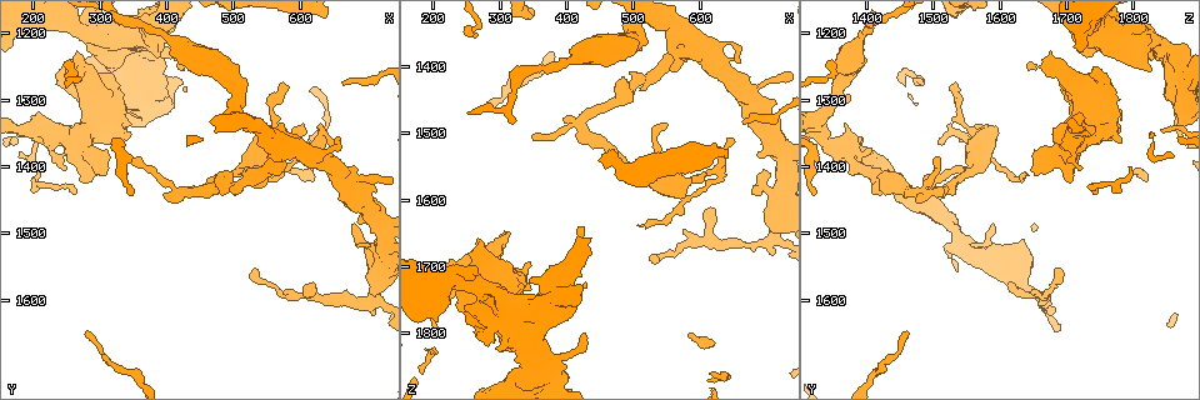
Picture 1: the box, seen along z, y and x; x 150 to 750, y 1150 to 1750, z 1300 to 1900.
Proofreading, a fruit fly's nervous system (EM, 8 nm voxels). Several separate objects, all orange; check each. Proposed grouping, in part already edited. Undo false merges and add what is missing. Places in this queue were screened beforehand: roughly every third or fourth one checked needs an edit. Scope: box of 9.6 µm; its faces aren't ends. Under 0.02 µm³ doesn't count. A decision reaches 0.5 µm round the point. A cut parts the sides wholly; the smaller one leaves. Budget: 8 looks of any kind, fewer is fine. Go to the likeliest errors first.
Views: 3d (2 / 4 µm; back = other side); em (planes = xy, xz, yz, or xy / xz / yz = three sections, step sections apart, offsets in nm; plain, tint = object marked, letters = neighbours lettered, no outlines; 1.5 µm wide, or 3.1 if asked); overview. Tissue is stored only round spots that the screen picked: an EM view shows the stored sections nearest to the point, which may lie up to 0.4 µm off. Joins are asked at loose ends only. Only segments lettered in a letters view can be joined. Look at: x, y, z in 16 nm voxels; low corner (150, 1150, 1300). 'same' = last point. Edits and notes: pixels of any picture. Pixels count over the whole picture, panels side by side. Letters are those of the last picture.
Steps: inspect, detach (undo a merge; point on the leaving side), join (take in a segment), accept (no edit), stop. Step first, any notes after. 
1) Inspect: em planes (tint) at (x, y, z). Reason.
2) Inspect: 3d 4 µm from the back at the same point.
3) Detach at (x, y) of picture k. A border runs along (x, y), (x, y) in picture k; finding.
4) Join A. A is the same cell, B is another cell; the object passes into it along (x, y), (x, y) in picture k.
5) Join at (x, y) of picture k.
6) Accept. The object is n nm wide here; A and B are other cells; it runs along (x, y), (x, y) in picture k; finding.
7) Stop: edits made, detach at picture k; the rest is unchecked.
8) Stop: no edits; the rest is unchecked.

Inspect: em yz step 8 (letters) at (270, 1250, 1660). Thick end.

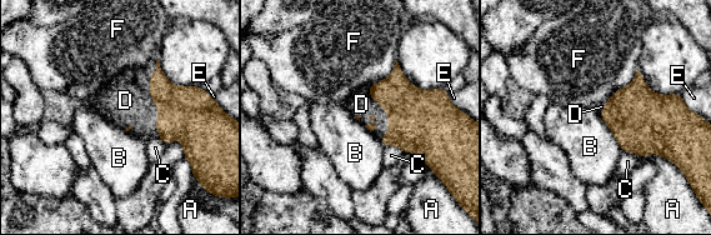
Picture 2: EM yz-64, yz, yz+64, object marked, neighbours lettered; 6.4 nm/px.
Inspect: em planes (letters) at the same point. Cut it another way.

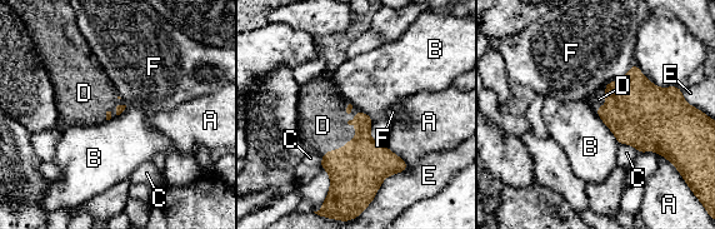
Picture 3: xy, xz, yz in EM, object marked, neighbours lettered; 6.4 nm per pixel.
Join D. The longest contact is with D, 380 nm; D is the same cell, A, B, C, E and F are other cells; the object passes into it along (356, 170), (356, 137), (323, 125) in picture 3; the neuron continues.

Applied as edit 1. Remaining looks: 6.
Inspect: overview. See it whole again.

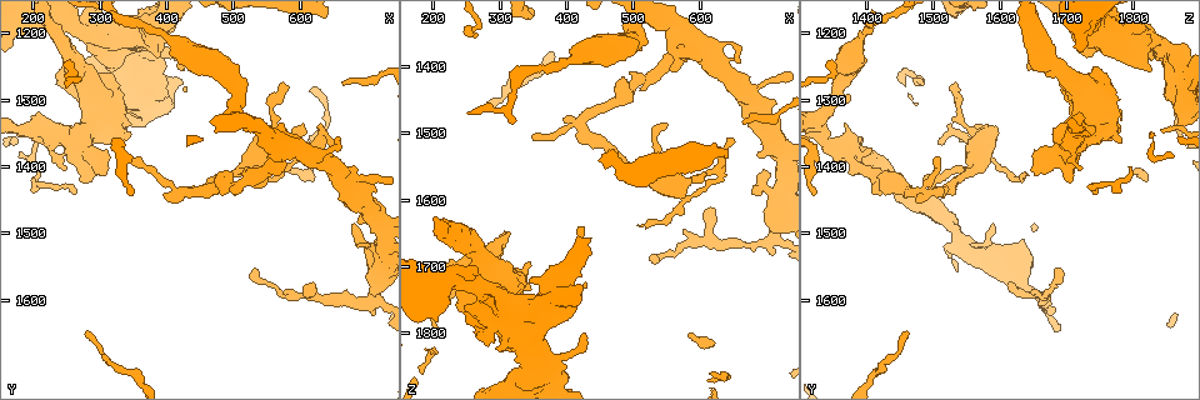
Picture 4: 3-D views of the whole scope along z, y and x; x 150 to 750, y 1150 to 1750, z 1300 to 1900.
Inspect: 3d 2 µm at (395, 1445, 1475). Branch stops here.

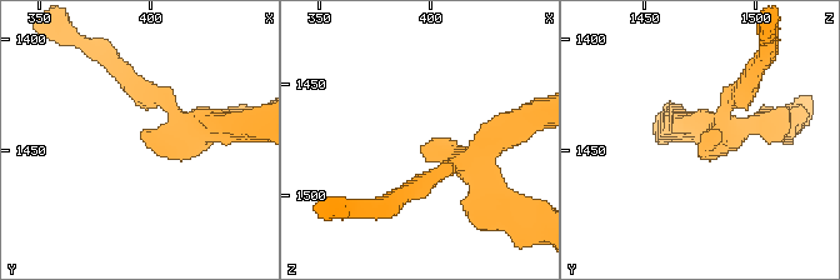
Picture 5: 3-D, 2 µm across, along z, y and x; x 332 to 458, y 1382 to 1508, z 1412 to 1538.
Inspect: em xz step 8 (tint) at (399, 1442, 1476). Need the tissue.

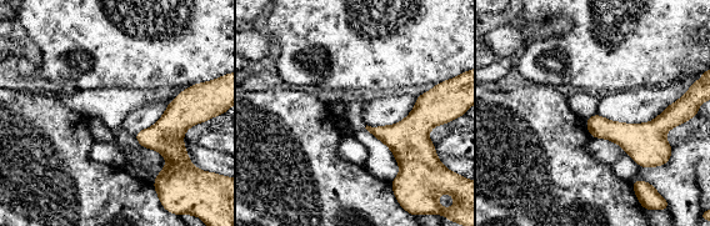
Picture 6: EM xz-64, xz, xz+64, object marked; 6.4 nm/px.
Inspect: em planes (letters) at the same point. Cut it another way.

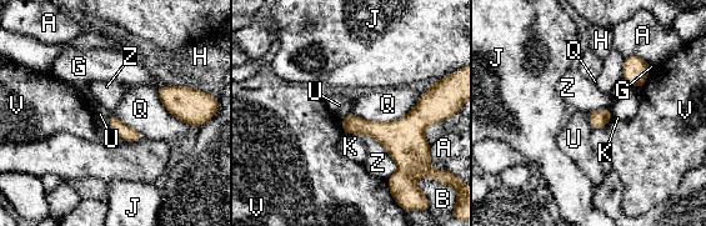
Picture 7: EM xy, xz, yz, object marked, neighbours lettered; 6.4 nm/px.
Accept. A, B, G, H, J, K, Q, U, V and Z are other cells; a border runs along (431, 86), (395, 120), (354, 114) in picture 7; no lettered segment goes on from it.

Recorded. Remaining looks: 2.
Inspect: 3d 2 µm at (660, 1360, 1395). Free end.

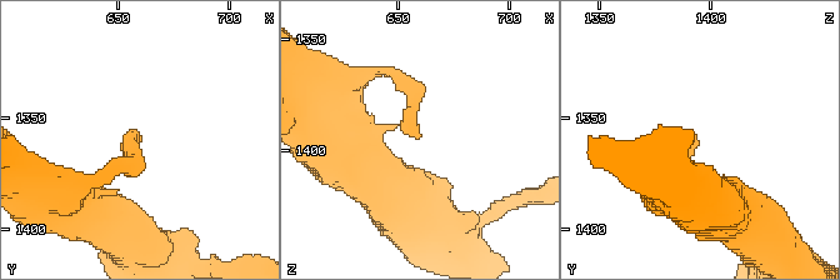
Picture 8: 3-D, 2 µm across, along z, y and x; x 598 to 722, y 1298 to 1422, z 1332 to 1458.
Inspect: em planes (letters) at (658, 1358, 1393). Shape alone is not enough.

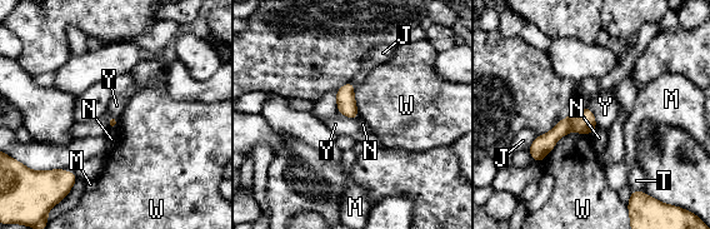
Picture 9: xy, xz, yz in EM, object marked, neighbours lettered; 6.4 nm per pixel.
Accept. J, M, N, T, W and Y are other cells; no lettered segment goes on from it.

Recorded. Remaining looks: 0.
Stop: edits made, join at picture 3; the rest is unchecked.

